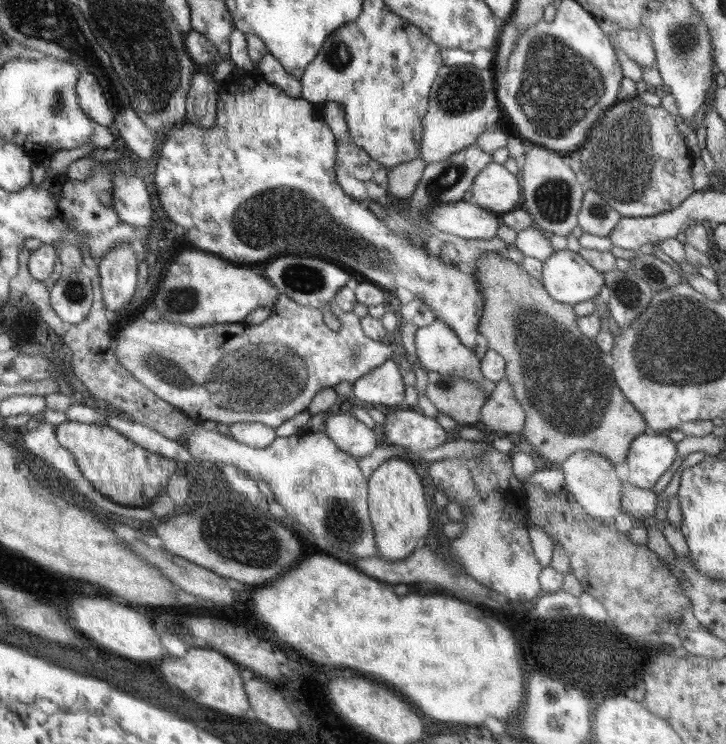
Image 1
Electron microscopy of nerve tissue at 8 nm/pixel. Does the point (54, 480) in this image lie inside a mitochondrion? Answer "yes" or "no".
yes

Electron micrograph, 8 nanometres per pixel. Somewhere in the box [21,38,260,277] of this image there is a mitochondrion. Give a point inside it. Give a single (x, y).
(57, 100)

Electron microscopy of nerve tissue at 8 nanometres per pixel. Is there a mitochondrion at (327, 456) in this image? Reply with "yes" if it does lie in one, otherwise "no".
no

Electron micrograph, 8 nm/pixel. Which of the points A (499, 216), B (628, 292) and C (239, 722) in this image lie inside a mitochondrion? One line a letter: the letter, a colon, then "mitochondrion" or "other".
A: other
B: mitochondrion
C: other

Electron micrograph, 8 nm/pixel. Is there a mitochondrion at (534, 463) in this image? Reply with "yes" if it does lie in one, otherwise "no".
no

